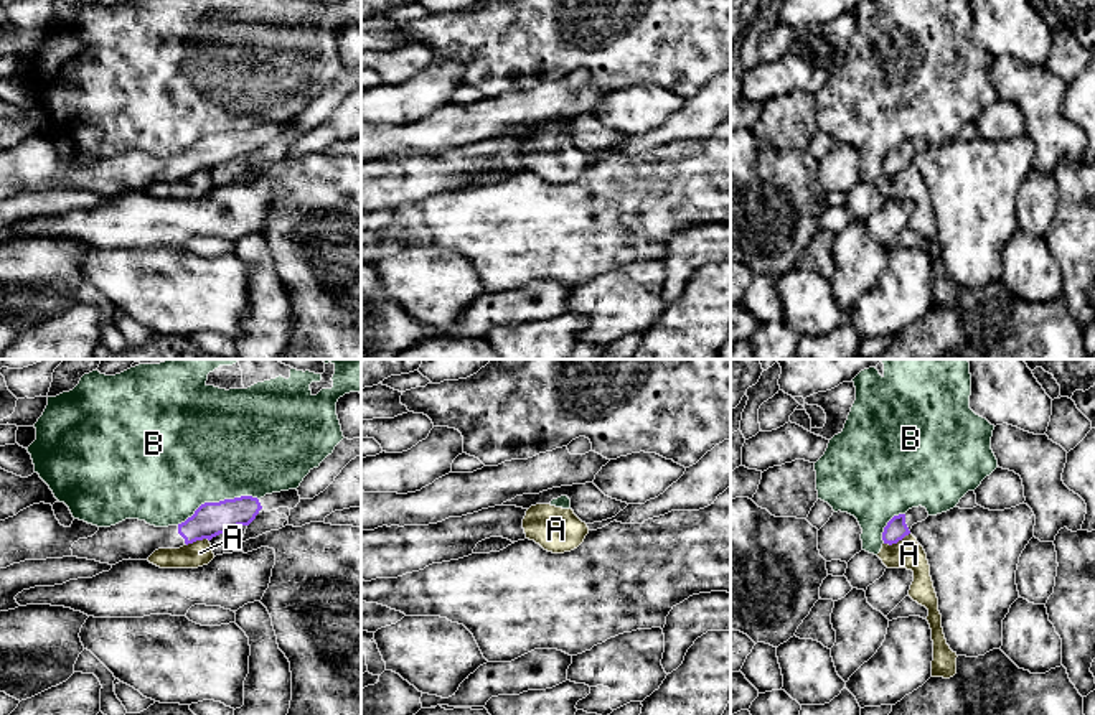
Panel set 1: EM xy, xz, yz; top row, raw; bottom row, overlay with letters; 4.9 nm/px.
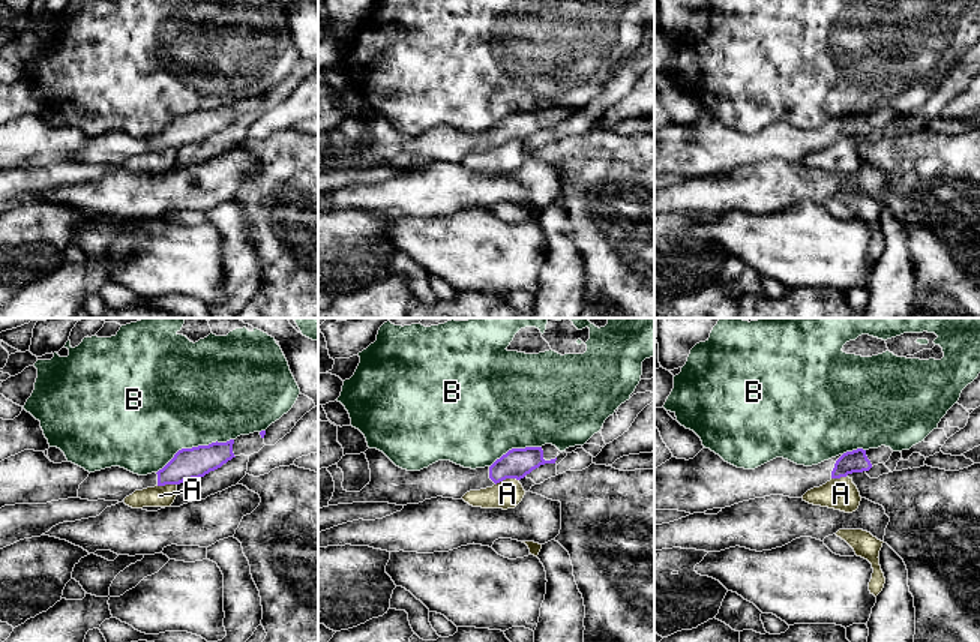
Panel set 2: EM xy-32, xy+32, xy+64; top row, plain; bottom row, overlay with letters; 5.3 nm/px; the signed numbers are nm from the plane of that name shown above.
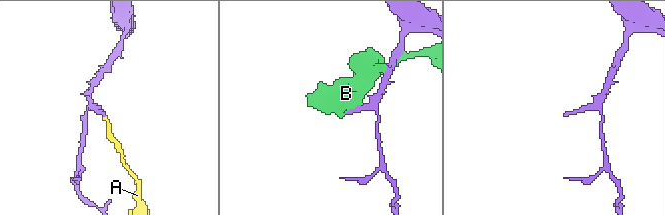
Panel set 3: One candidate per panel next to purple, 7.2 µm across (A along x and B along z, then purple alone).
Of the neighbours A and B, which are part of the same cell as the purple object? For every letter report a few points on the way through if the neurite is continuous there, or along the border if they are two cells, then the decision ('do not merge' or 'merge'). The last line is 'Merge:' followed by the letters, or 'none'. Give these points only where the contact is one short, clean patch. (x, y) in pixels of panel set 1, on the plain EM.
A: border yz (909, 163), (896, 173), (884, 175); do not merge
B: do not merge
Merge: none

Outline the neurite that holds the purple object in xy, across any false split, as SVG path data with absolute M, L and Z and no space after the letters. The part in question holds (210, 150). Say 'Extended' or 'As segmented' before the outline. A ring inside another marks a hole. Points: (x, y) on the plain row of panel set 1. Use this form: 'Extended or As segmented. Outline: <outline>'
Extended. Outline: M241 127L201 135L178 157L155 158L139 150L125 150L73 175L73 188L115 196L122 191L147 191L158 180L180 180L196 171L249 157L262 140L257 129Z

